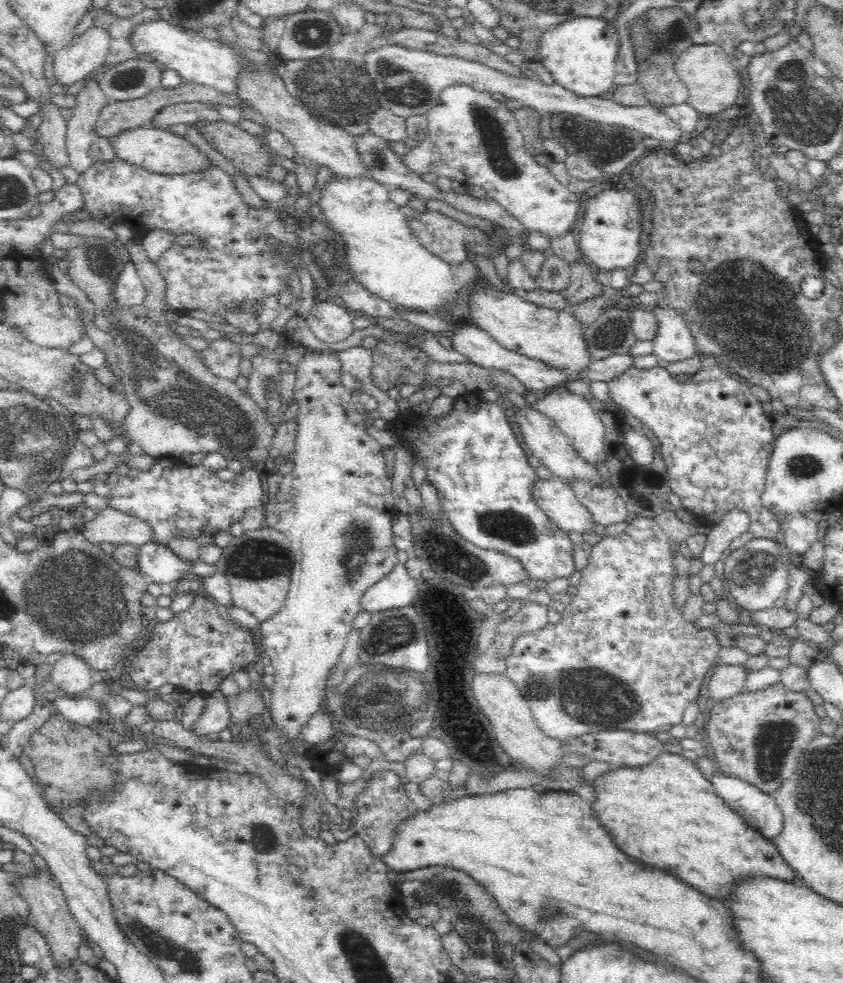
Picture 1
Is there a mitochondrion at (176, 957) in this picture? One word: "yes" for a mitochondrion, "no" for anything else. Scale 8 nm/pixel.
yes

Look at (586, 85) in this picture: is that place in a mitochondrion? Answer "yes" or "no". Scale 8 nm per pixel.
no

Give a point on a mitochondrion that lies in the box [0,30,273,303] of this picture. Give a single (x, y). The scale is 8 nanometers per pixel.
(102, 262)

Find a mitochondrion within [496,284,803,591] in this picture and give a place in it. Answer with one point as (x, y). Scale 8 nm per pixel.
(758, 565)

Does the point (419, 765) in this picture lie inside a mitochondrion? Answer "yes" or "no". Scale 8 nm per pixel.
no

